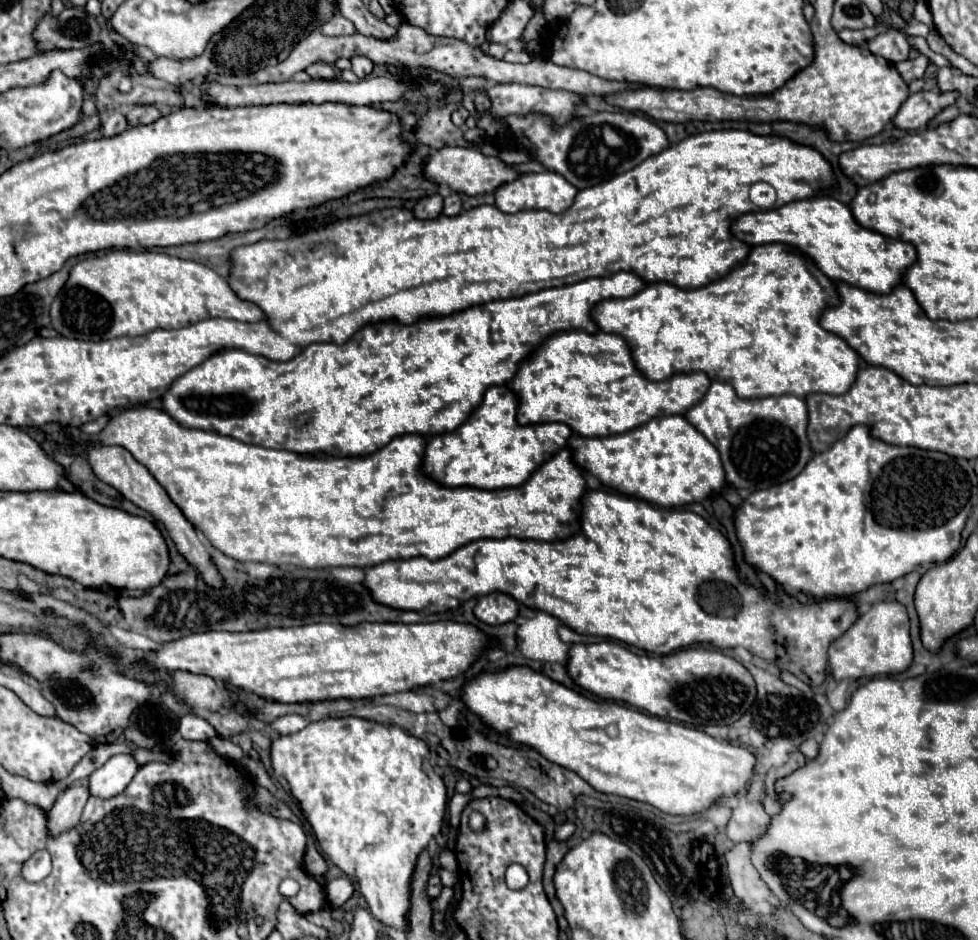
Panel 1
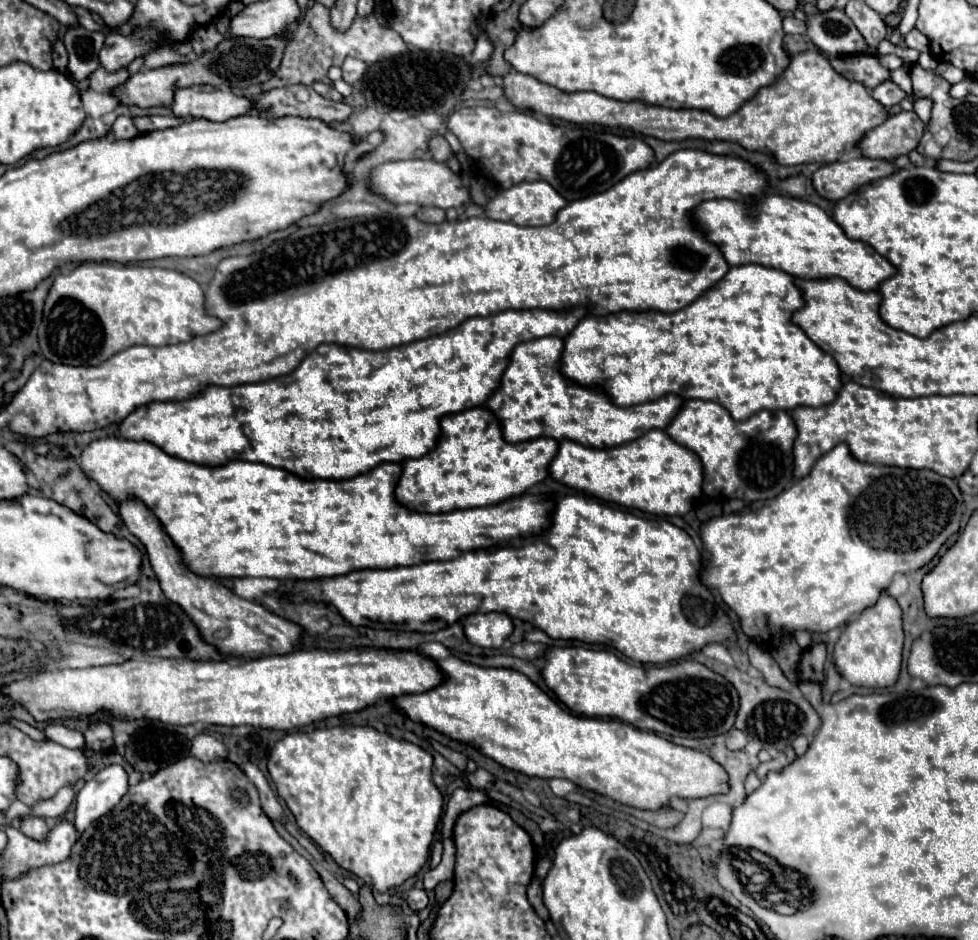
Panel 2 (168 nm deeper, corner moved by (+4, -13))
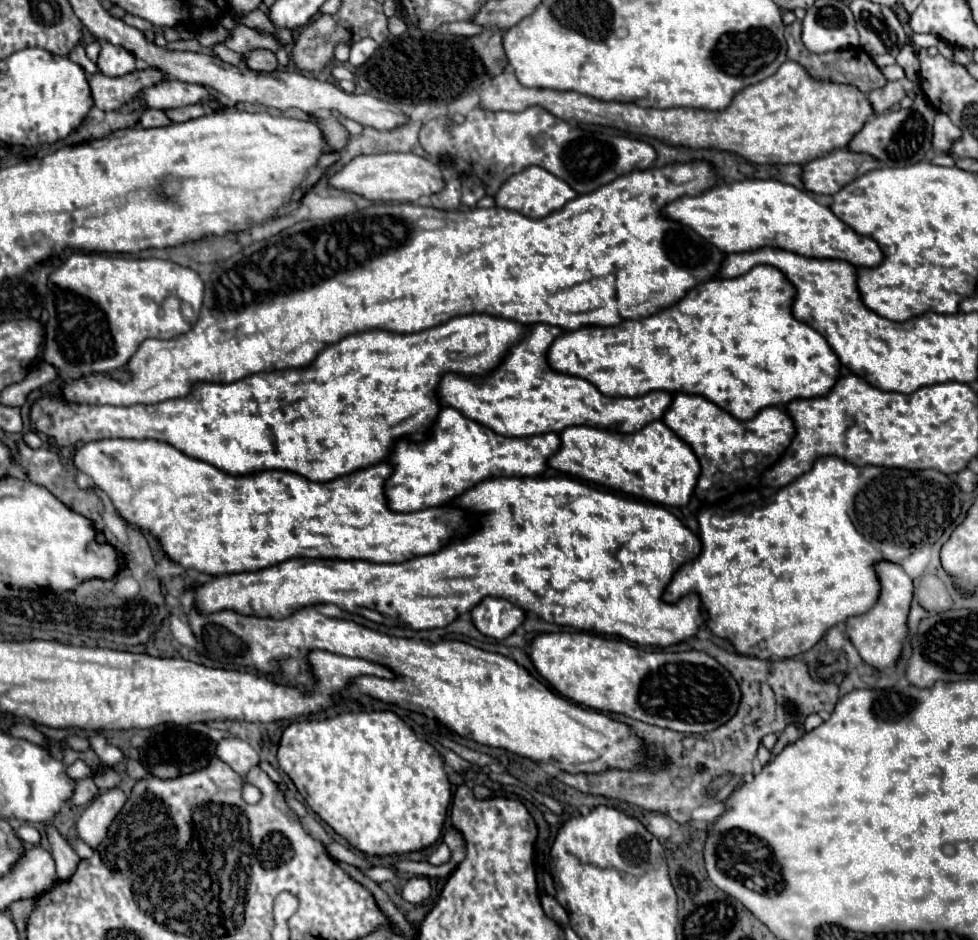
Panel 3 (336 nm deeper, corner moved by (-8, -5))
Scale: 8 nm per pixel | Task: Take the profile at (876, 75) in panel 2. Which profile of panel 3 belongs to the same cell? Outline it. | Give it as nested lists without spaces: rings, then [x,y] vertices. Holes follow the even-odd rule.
[[[793,22],[785,28],[785,40],[787,40],[787,58],[793,62],[799,62],[801,66],[805,66],[809,70],[811,76],[817,78],[825,78],[825,80],[833,80],[833,82],[849,82],[853,86],[857,86],[859,90],[863,90],[865,94],[869,94],[875,88],[881,88],[887,78],[883,76],[881,68],[875,64],[875,60],[863,50],[863,48],[847,48],[847,50],[839,50],[839,52],[823,52],[823,54],[815,54],[815,52],[807,52],[805,44],[801,42],[801,22]],[[851,74],[851,80],[849,80]]]

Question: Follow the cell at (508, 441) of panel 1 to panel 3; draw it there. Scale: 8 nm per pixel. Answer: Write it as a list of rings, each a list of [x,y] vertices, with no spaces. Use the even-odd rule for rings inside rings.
[[[443,406],[435,426],[427,440],[415,444],[399,440],[389,456],[389,464],[395,468],[391,480],[387,480],[387,502],[395,512],[417,512],[419,508],[445,506],[463,492],[475,488],[491,478],[529,476],[535,478],[545,472],[547,460],[559,448],[559,434],[547,432],[527,438],[507,438],[491,428],[463,416],[451,406]]]

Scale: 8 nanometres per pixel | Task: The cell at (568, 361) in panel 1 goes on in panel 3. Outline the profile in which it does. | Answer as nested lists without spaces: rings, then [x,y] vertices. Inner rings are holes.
[[[533,324],[529,328],[529,334],[515,348],[511,348],[509,356],[487,378],[465,378],[459,374],[445,374],[439,384],[441,404],[459,408],[459,412],[463,412],[467,418],[479,420],[479,424],[489,426],[501,436],[517,436],[517,438],[545,434],[545,432],[563,432],[563,428],[569,428],[571,424],[591,424],[595,428],[607,428],[607,432],[639,432],[639,428],[663,418],[663,412],[667,412],[673,400],[671,392],[649,392],[639,398],[609,398],[601,394],[593,384],[581,384],[577,376],[555,372],[547,362],[547,352],[551,342],[559,334],[563,334],[559,326]]]

